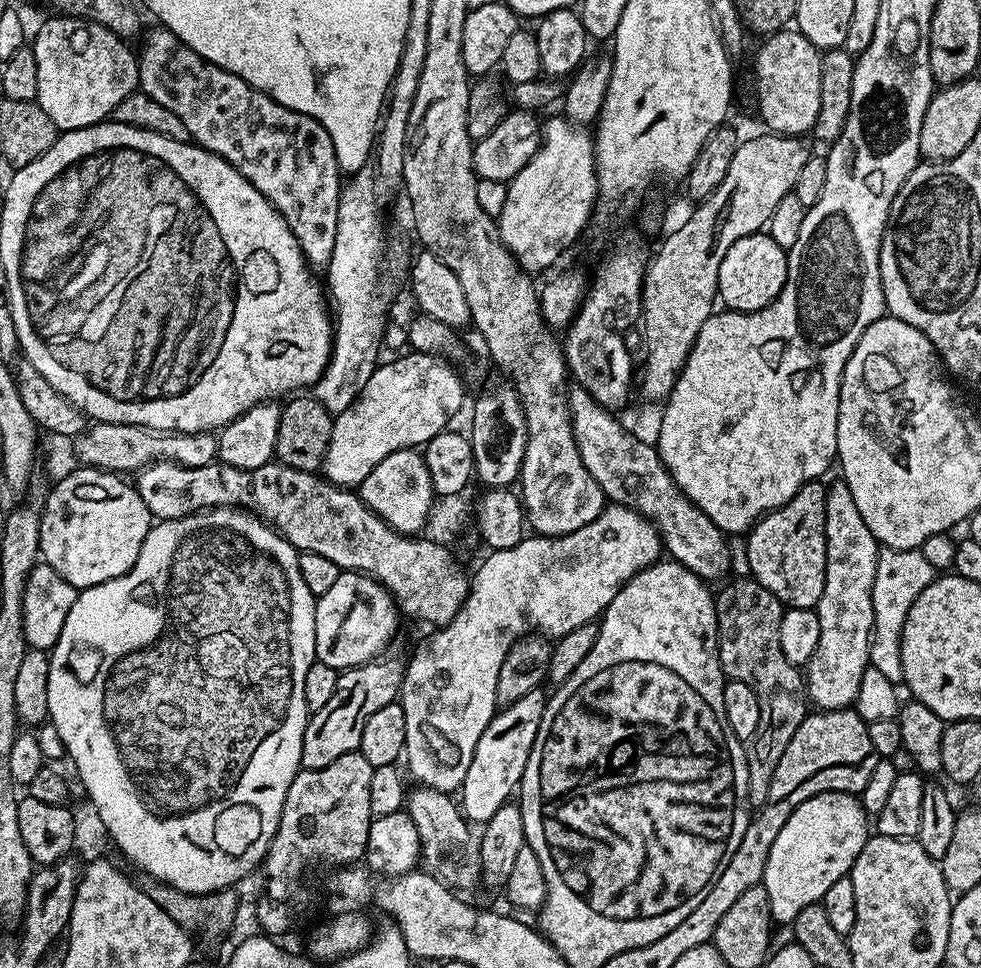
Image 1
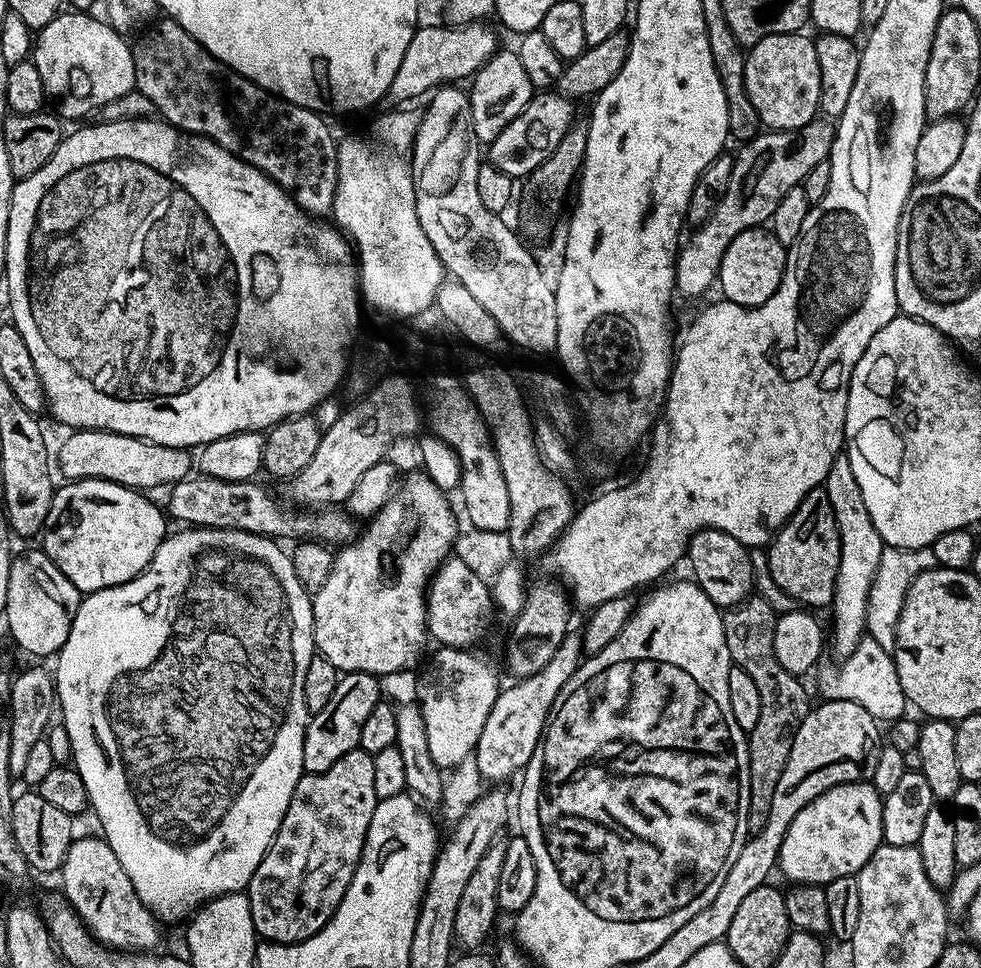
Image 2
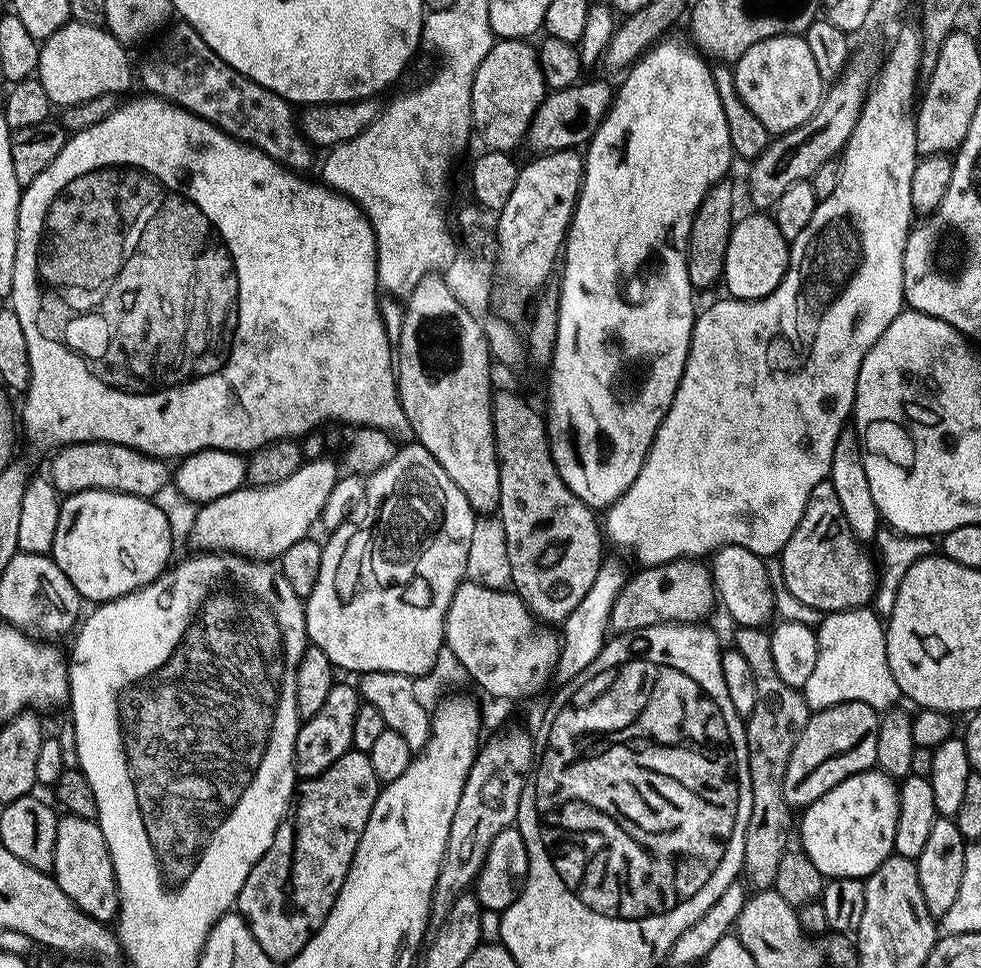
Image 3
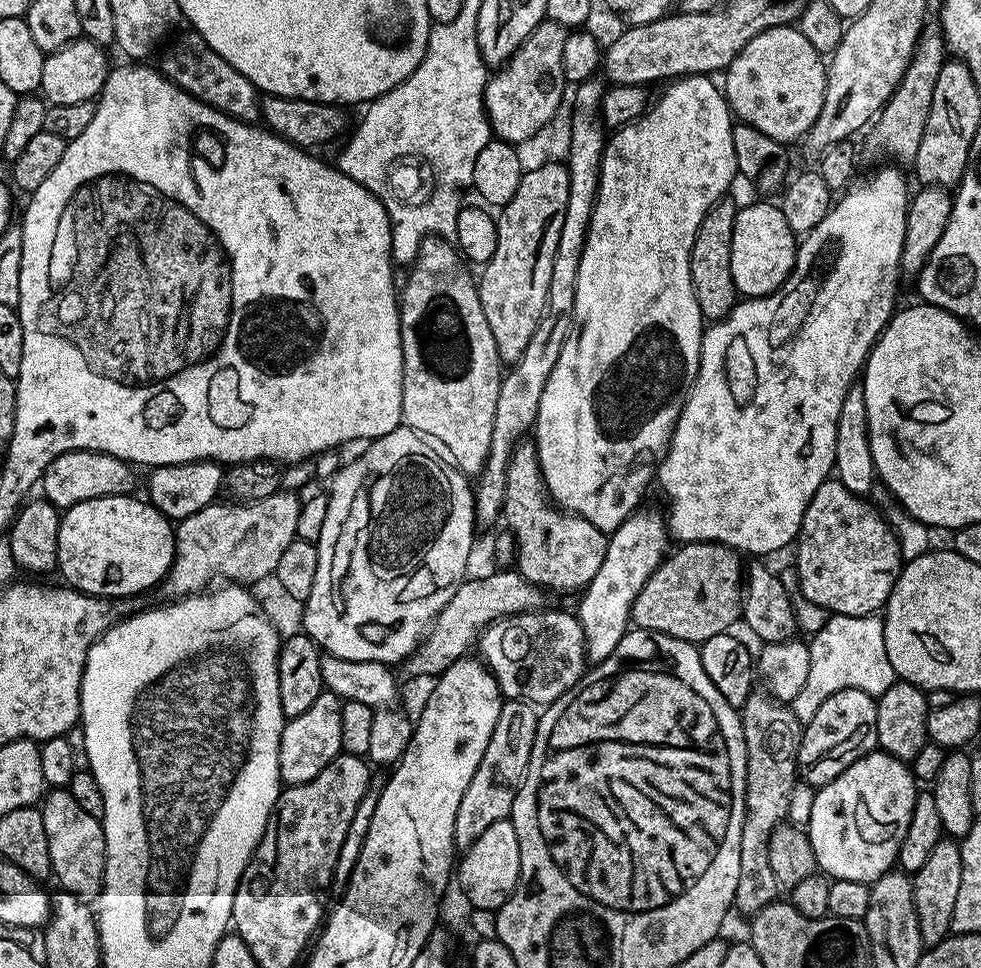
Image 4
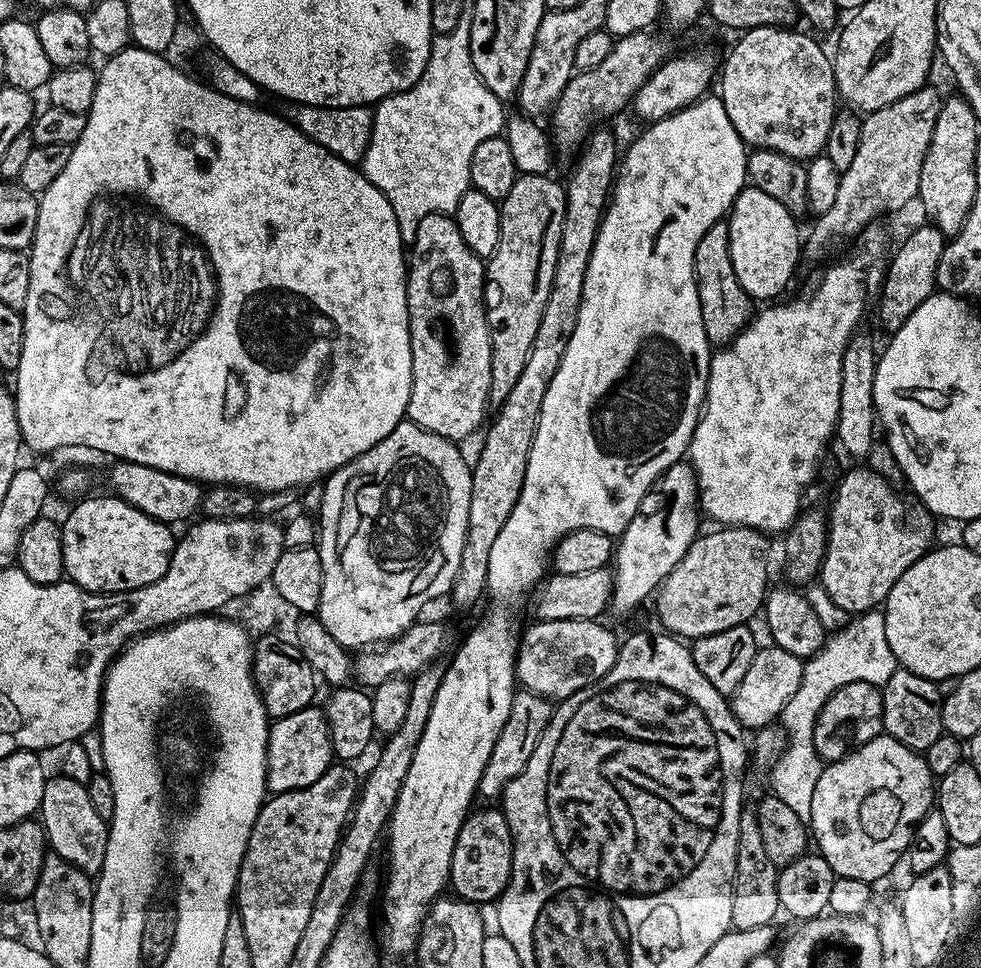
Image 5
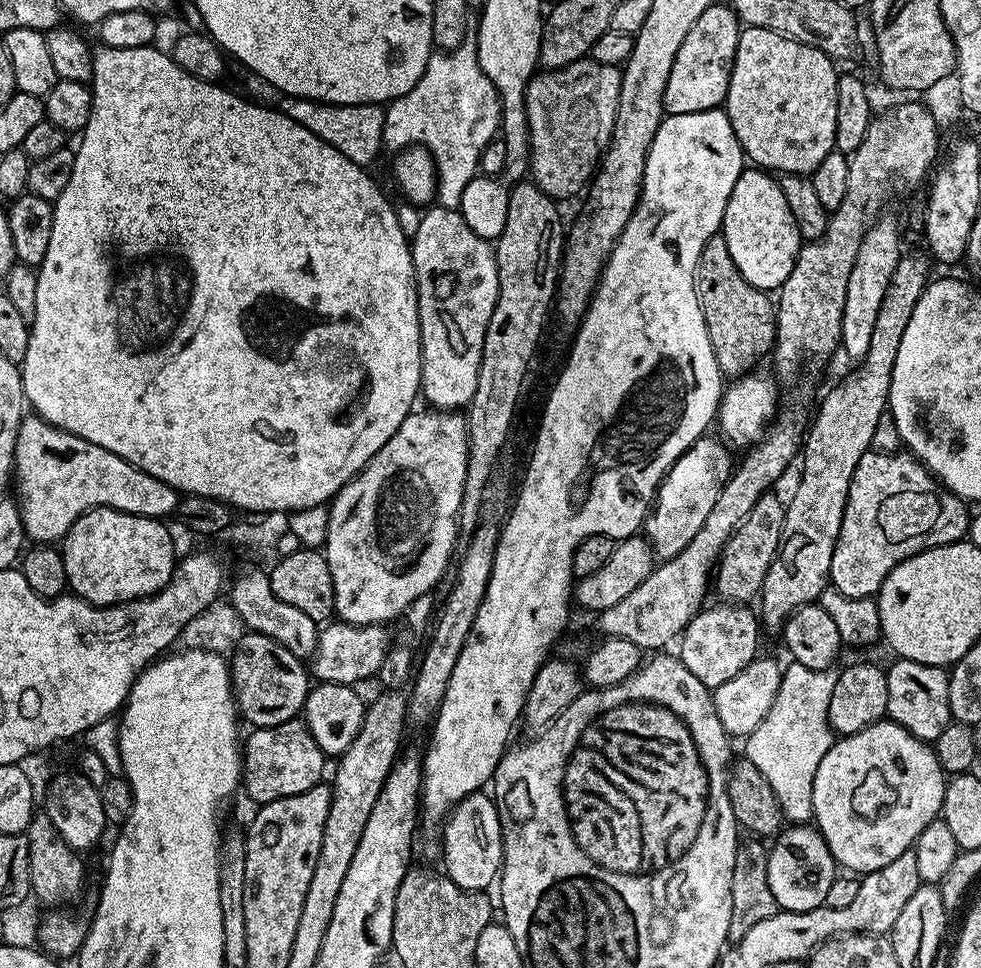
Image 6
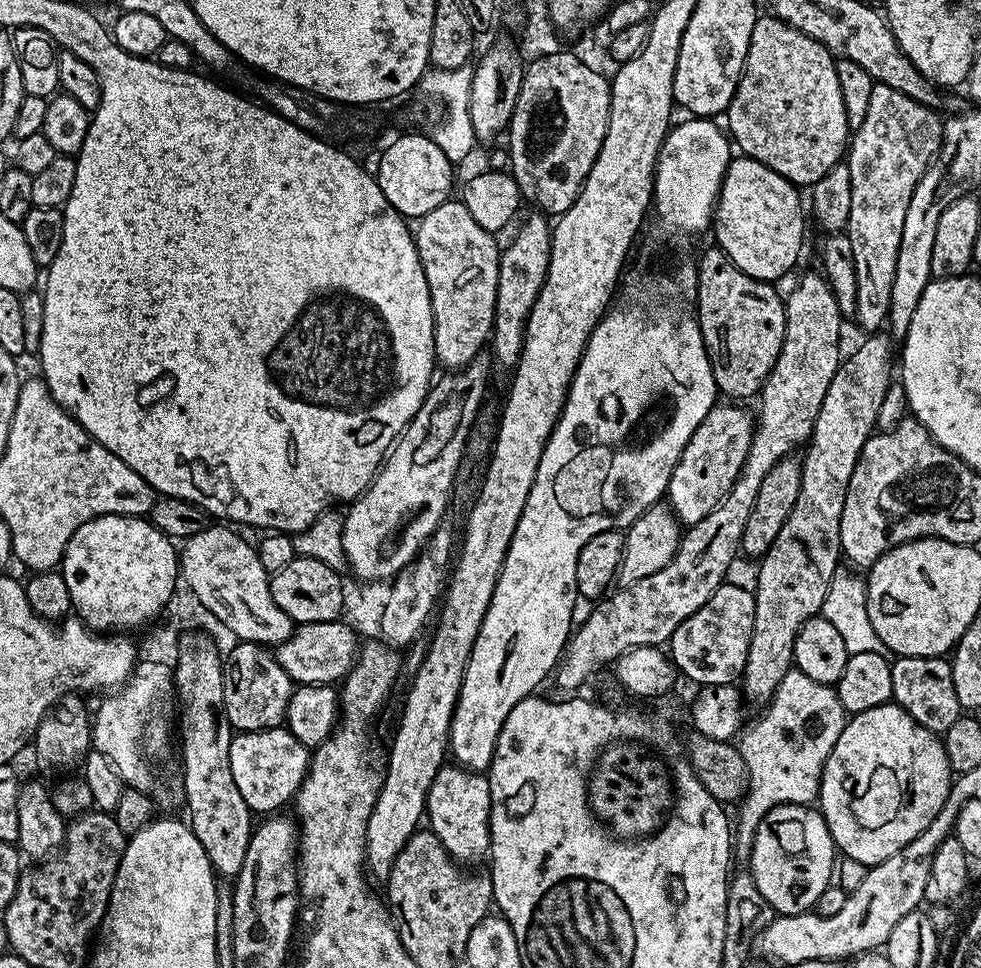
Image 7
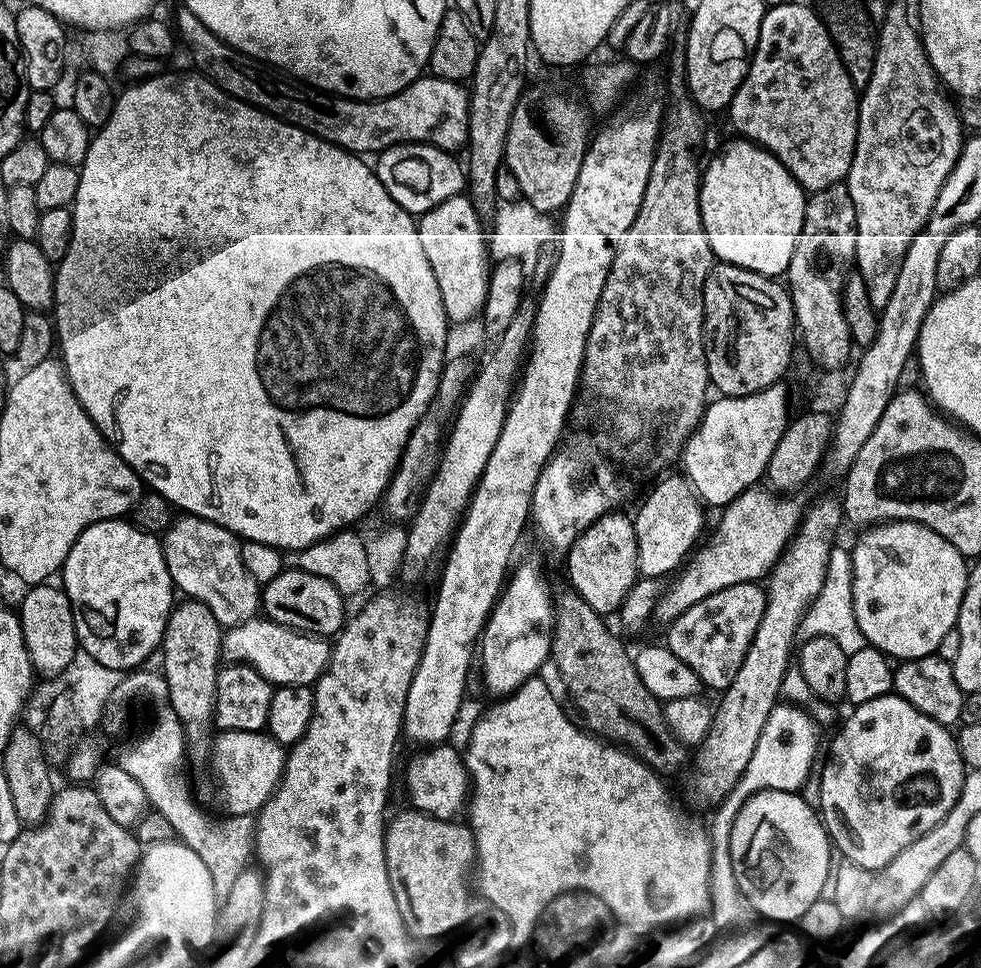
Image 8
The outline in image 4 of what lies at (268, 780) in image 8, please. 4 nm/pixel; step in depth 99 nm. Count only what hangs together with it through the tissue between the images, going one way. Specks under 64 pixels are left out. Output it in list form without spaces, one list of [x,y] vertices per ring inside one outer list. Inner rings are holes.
[[[322,691],[314,698],[314,706],[306,714],[291,717],[282,730],[282,742],[278,750],[280,779],[285,785],[305,784],[342,752],[342,701],[330,691]]]

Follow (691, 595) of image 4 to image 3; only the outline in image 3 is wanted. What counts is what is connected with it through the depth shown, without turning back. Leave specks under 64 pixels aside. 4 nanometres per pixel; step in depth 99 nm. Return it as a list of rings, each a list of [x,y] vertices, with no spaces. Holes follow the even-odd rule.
[[[696,558],[675,560],[653,568],[641,567],[625,579],[618,598],[610,610],[609,629],[613,633],[633,632],[655,624],[704,622],[717,607],[716,588],[707,563]]]

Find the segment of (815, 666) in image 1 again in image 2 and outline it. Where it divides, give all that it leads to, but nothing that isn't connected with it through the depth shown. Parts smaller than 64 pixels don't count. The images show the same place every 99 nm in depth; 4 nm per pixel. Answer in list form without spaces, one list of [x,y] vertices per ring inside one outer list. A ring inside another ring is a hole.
[[[847,455],[834,458],[822,487],[830,498],[830,510],[834,510],[834,522],[838,522],[840,531],[838,574],[830,605],[830,648],[837,652],[837,657],[843,658],[854,654],[858,642],[865,639],[866,602],[886,545],[878,530],[874,530],[874,522],[870,522],[870,510],[866,510],[866,502],[862,502],[862,490],[858,490],[858,482],[854,479],[854,470],[850,470]]]

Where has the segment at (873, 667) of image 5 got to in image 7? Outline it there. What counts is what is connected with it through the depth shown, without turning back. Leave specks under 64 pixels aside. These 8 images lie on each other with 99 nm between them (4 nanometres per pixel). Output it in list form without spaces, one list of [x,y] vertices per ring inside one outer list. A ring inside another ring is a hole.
[[[795,666],[778,682],[778,690],[761,712],[764,713],[760,721],[738,740],[748,771],[748,790],[738,809],[741,822],[749,826],[780,804],[811,805],[819,797],[824,763],[846,723],[846,713],[836,697],[835,687],[814,682],[814,678],[802,674]]]

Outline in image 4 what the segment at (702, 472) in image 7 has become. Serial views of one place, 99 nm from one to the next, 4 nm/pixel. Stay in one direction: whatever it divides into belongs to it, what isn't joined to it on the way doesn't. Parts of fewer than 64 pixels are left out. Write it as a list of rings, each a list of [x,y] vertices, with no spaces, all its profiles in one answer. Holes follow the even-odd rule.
[[[644,511],[633,512],[624,519],[622,526],[610,533],[602,567],[579,597],[578,619],[584,631],[584,650],[593,665],[610,658],[618,642],[622,642],[624,635],[629,632],[632,607],[634,598],[638,598],[638,590],[646,586],[646,578],[650,578],[650,574],[658,570],[658,566],[670,552],[670,533],[665,513]]]

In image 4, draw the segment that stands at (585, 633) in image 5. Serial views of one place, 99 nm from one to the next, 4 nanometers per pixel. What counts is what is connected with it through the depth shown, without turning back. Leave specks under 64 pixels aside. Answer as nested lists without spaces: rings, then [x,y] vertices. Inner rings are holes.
[[[523,612],[495,620],[480,633],[479,659],[492,671],[501,697],[526,700],[537,706],[553,704],[586,675],[584,631],[579,619],[568,612]]]

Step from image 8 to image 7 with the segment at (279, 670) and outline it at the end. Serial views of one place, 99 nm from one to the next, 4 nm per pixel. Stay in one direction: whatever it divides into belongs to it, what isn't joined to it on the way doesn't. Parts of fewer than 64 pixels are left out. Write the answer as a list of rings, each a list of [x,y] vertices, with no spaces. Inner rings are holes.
[[[341,619],[330,622],[314,622],[299,625],[286,638],[286,642],[275,645],[274,655],[282,670],[297,685],[331,684],[343,681],[356,663],[358,651],[358,635],[350,626],[343,624]]]

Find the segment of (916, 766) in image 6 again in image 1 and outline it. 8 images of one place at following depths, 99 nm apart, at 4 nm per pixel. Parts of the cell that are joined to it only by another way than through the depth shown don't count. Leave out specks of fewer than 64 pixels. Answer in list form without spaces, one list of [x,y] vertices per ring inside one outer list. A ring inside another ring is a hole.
[[[823,792],[798,805],[790,814],[790,818],[786,818],[786,826],[778,830],[778,838],[774,838],[774,846],[770,846],[770,858],[766,858],[762,887],[766,890],[773,921],[777,925],[791,925],[792,920],[798,918],[802,910],[806,910],[806,906],[821,903],[826,890],[830,890],[830,886],[834,886],[838,878],[851,873],[869,835],[870,817],[859,799],[851,792]]]

